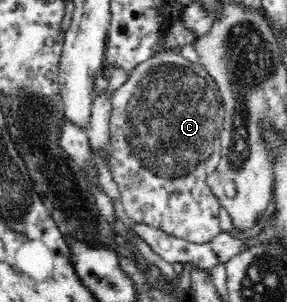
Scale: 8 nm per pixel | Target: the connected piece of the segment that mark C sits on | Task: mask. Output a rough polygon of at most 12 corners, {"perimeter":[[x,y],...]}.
{"perimeter":[[168,50],[110,94],[110,172],[134,223],[220,232],[206,184],[225,108]]}

